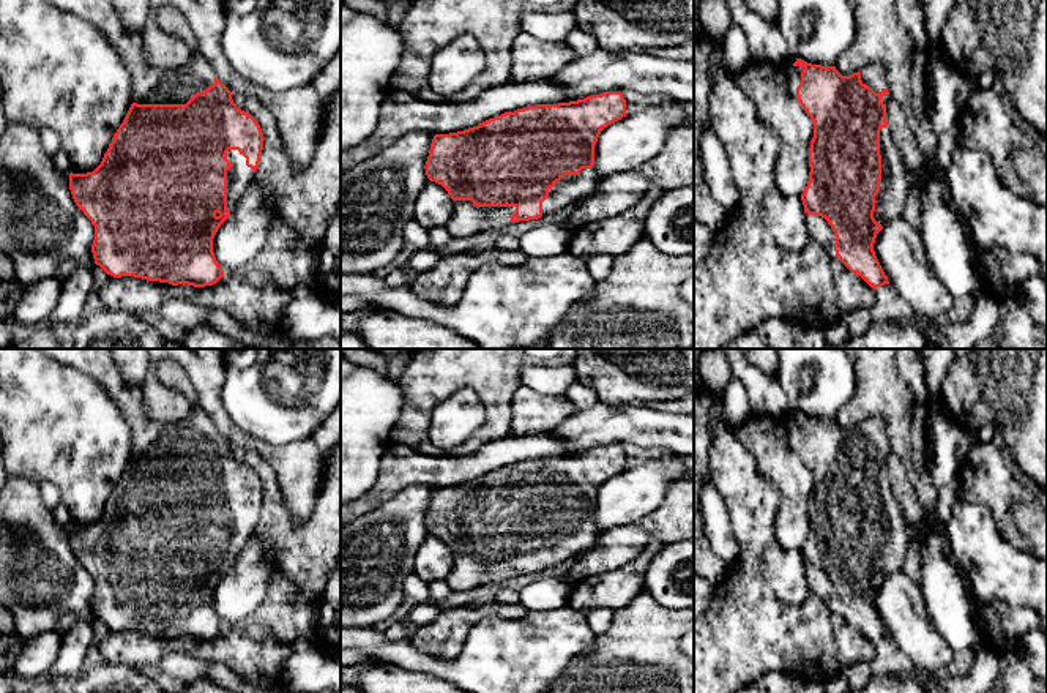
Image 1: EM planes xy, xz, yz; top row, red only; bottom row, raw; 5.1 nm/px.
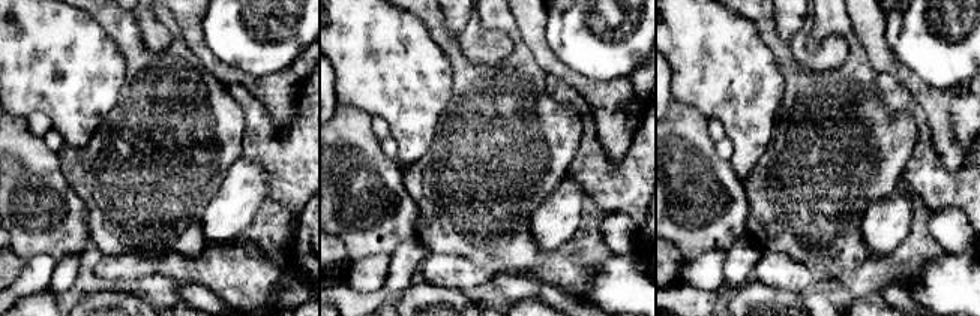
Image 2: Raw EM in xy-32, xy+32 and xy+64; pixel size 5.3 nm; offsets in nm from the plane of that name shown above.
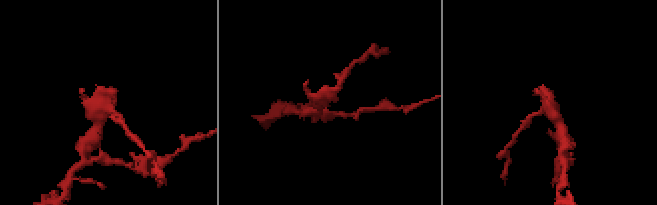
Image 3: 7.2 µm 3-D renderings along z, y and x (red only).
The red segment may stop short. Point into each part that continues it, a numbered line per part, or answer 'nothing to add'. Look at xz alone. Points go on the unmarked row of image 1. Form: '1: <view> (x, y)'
1: xz (465, 573)

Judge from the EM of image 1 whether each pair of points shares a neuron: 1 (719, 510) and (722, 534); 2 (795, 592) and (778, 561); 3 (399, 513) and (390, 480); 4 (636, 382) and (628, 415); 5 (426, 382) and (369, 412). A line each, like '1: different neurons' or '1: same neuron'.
1: same neuron
2: same neuron
3: different neurons
4: different neurons
5: different neurons

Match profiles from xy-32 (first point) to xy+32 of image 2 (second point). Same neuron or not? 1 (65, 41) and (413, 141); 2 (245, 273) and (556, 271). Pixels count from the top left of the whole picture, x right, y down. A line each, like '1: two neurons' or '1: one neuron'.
1: one neuron
2: one neuron

